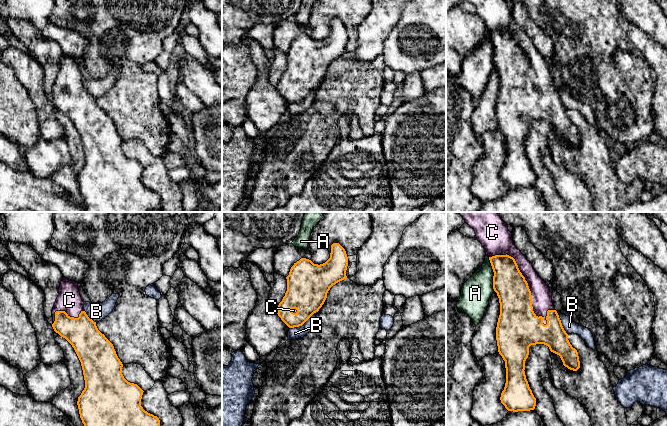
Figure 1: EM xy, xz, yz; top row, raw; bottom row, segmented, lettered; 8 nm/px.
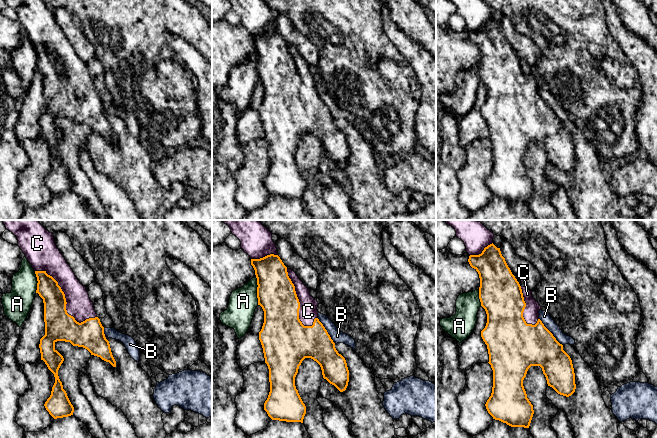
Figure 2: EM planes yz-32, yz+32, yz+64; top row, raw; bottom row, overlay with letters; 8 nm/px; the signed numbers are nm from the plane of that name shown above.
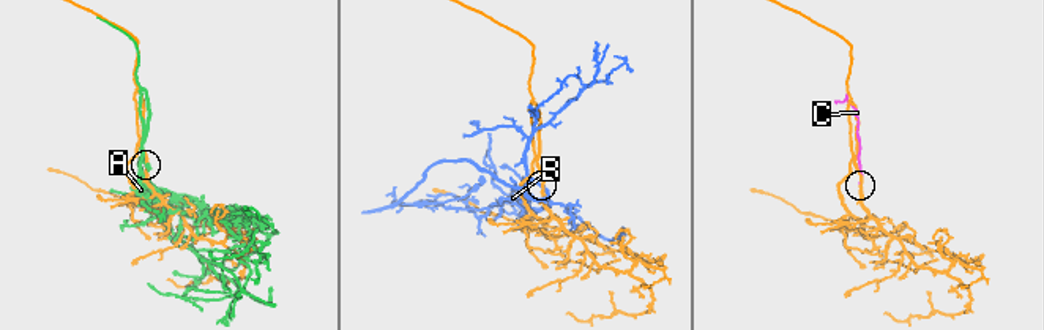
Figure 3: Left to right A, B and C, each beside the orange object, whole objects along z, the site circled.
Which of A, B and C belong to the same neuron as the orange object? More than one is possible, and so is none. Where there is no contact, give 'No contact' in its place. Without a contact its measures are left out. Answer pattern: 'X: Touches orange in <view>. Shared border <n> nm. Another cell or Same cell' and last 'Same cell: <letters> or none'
A: Touches orange in yz. Shared border 280 nm. Another cell
B: Touches orange in xz. Shared border 300 nm. Another cell
C: Touches orange in yz. Shared border 700 nm. Same cell
Same cell: C

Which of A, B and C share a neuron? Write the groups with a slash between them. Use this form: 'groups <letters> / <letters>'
groups A / B / C

